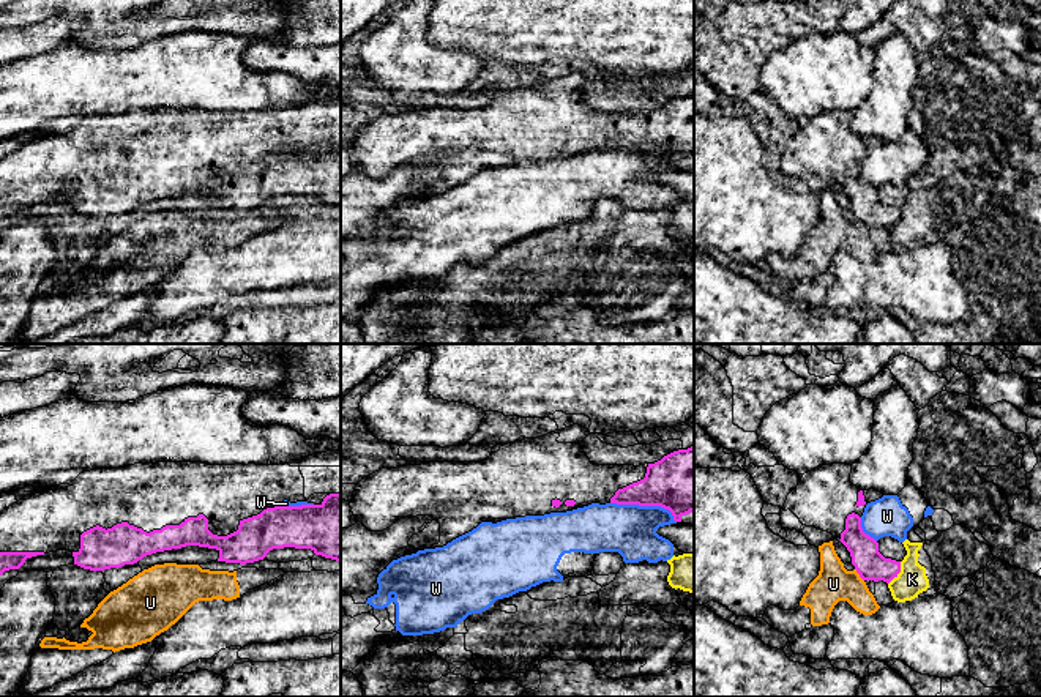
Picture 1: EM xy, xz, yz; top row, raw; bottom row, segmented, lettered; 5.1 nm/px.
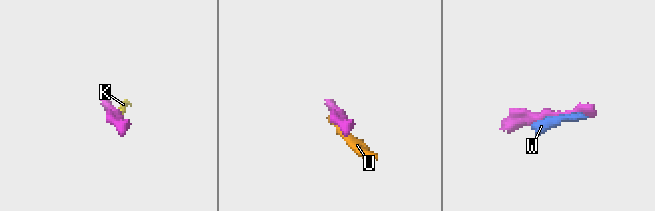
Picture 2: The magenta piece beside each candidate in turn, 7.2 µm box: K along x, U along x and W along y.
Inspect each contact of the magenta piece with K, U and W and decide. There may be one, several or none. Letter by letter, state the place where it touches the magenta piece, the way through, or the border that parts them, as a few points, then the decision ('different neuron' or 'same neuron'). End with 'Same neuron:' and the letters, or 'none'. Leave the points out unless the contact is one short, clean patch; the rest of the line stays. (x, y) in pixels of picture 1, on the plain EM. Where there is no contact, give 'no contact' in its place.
K: meets magenta in yz at (899, 218); different neuron
U: meets magenta in yz at (858, 219); different neuron
W: meets magenta in xz at (645, 152); different neuron
Same neuron: none

